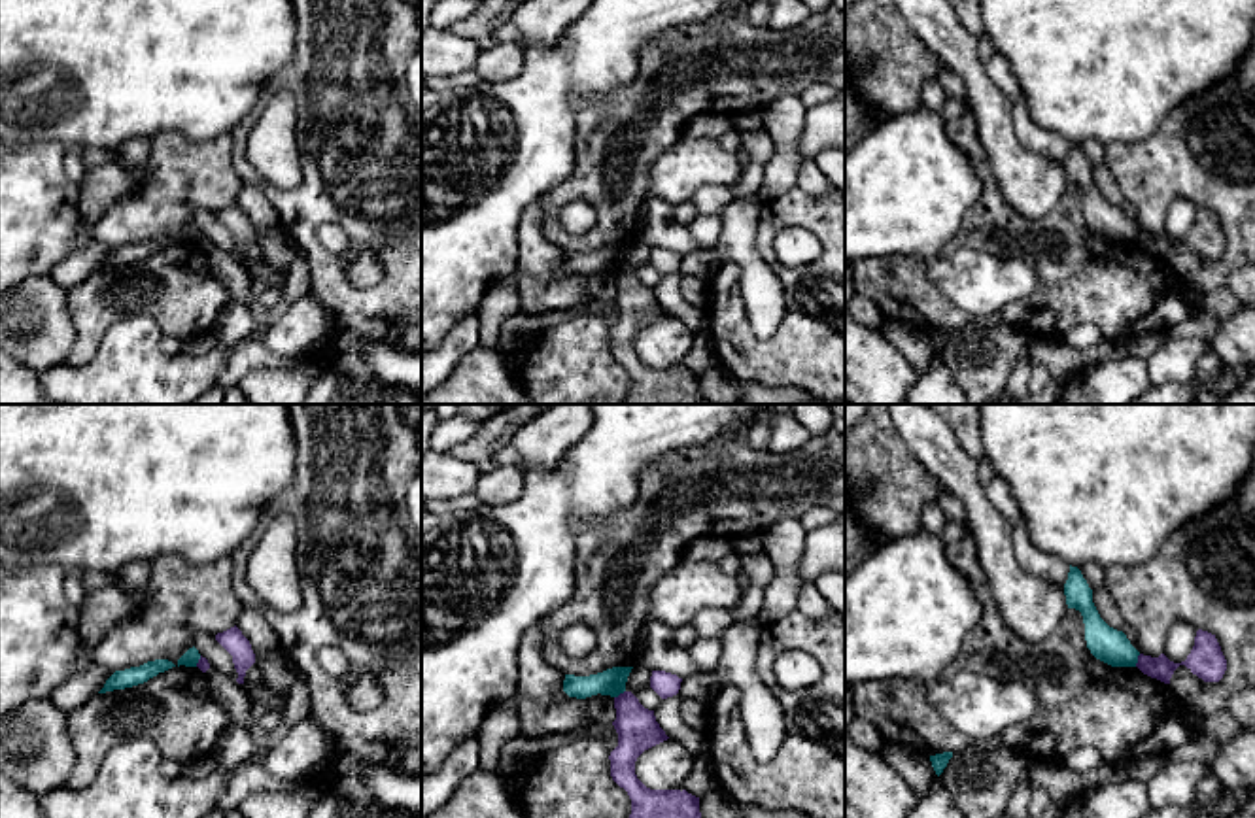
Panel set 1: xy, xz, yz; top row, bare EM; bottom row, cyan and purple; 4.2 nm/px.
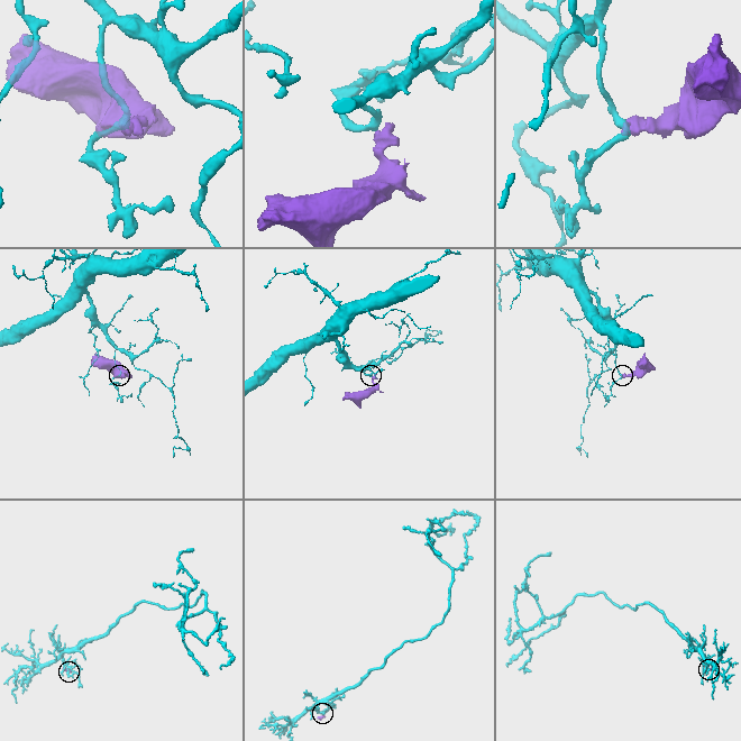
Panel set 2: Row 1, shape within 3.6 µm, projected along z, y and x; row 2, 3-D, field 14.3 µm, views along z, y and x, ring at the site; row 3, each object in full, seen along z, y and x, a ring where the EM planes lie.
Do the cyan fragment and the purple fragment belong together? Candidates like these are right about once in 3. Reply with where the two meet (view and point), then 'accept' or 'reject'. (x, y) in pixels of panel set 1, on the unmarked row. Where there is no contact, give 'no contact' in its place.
yz (1136, 237) | reject

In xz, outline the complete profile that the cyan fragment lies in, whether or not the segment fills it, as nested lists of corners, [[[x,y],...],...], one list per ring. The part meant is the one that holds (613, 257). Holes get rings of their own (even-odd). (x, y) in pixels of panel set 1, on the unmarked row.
[[[612,244],[590,253],[565,251],[563,268],[576,276],[586,276],[597,270],[618,274],[626,268],[631,246],[633,244]]]

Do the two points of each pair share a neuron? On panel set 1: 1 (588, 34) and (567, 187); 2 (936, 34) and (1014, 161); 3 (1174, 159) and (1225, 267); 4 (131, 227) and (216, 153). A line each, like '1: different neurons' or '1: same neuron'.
1: different neurons
2: same neuron
3: same neuron
4: same neuron

